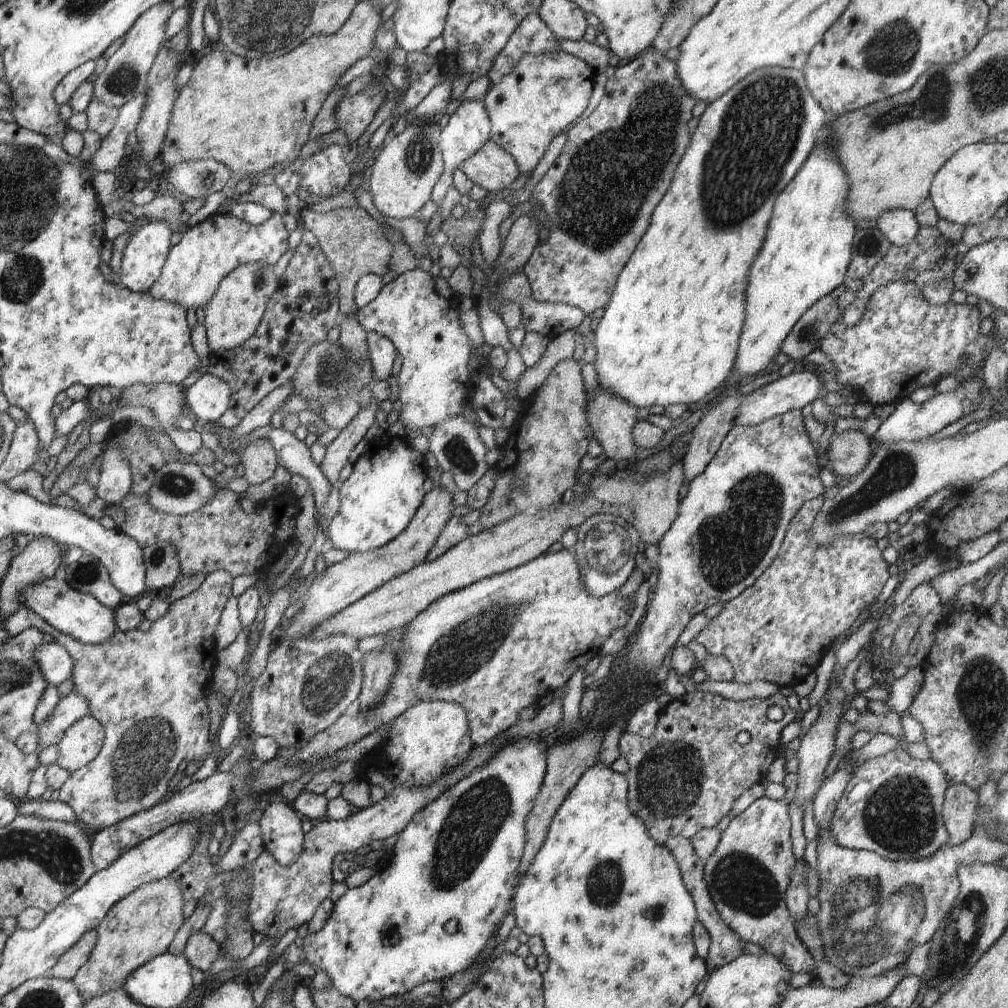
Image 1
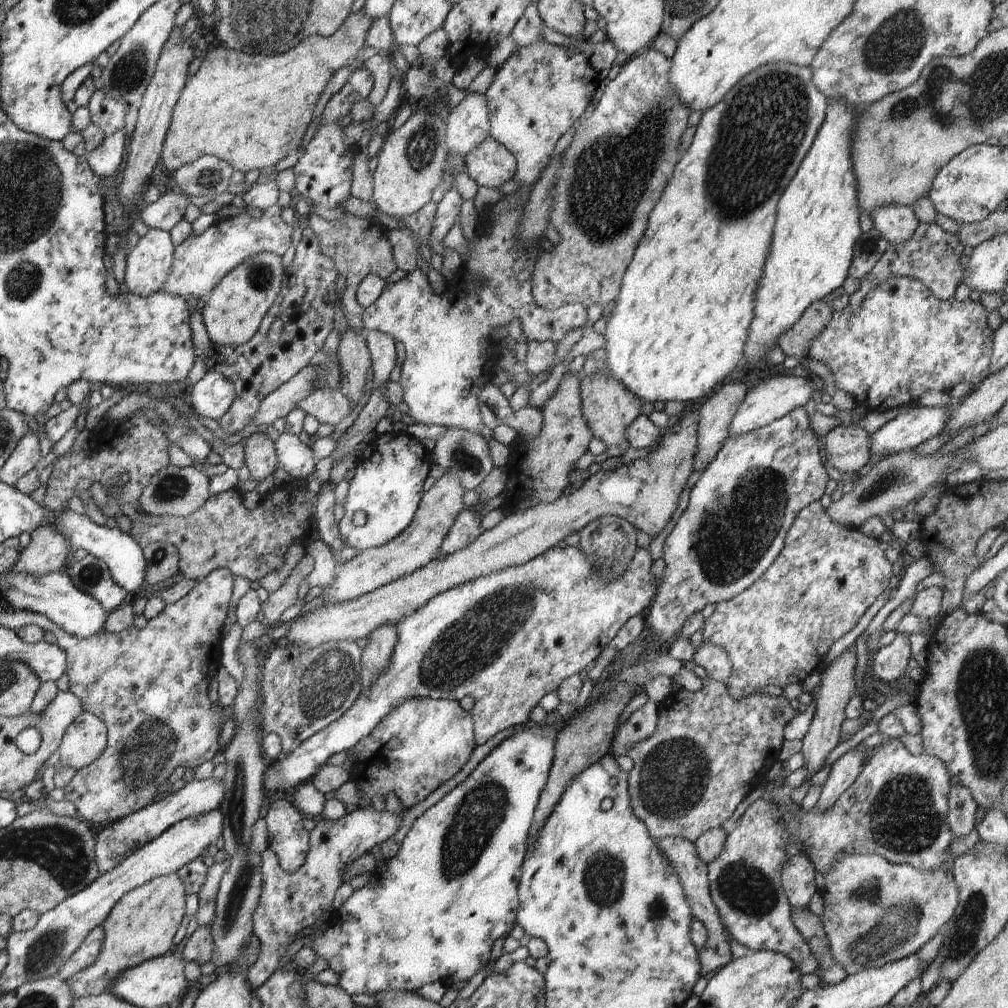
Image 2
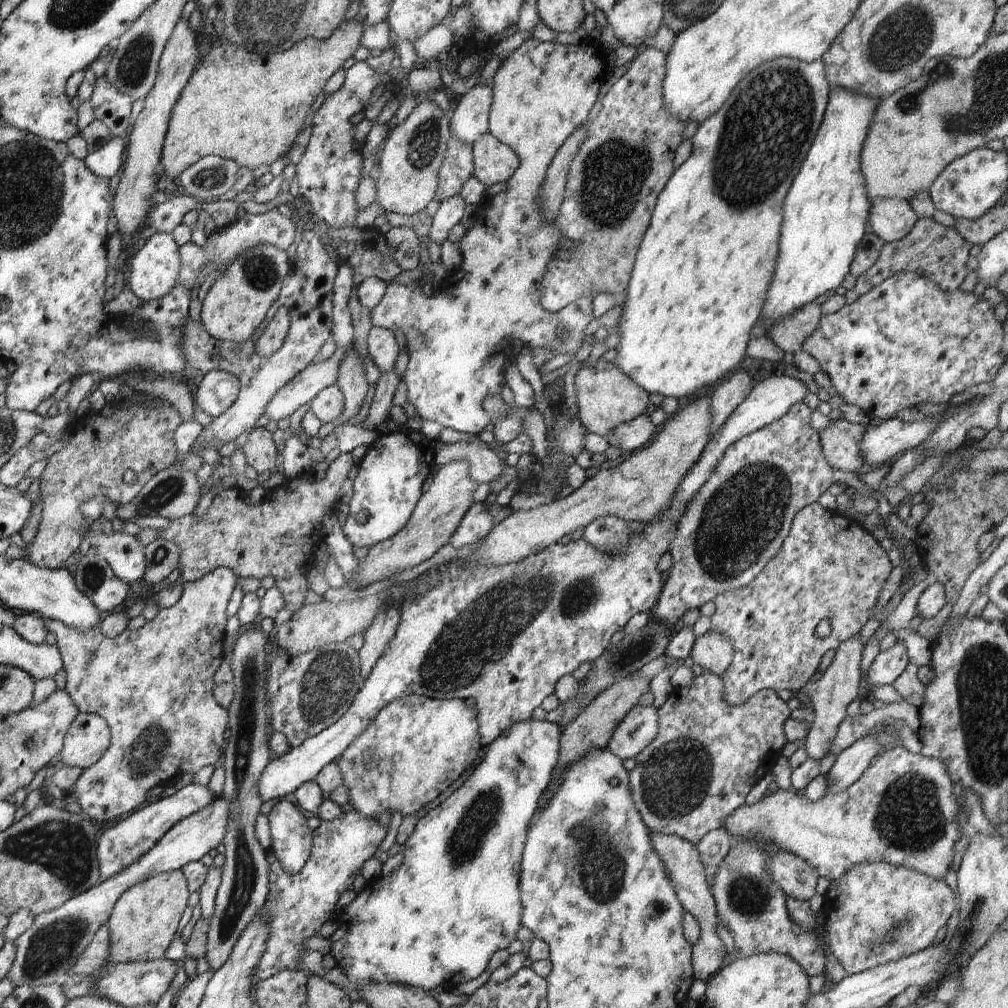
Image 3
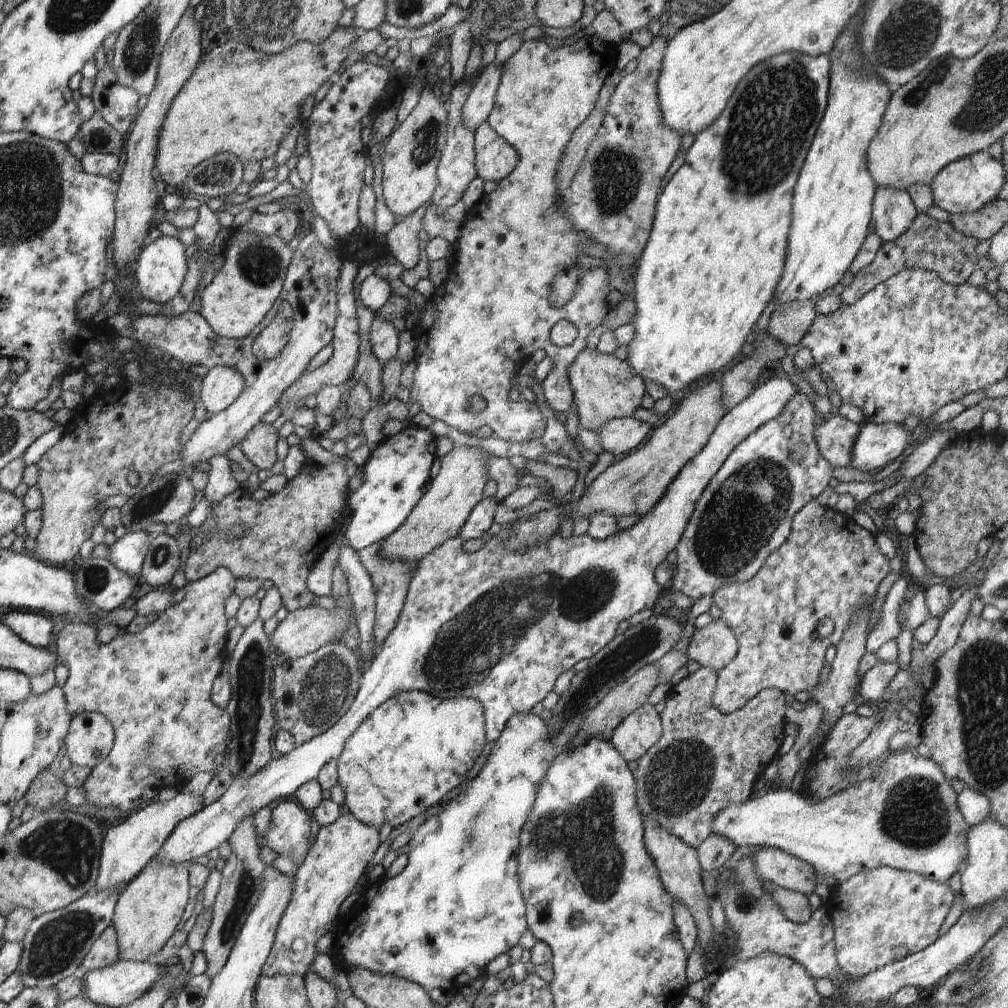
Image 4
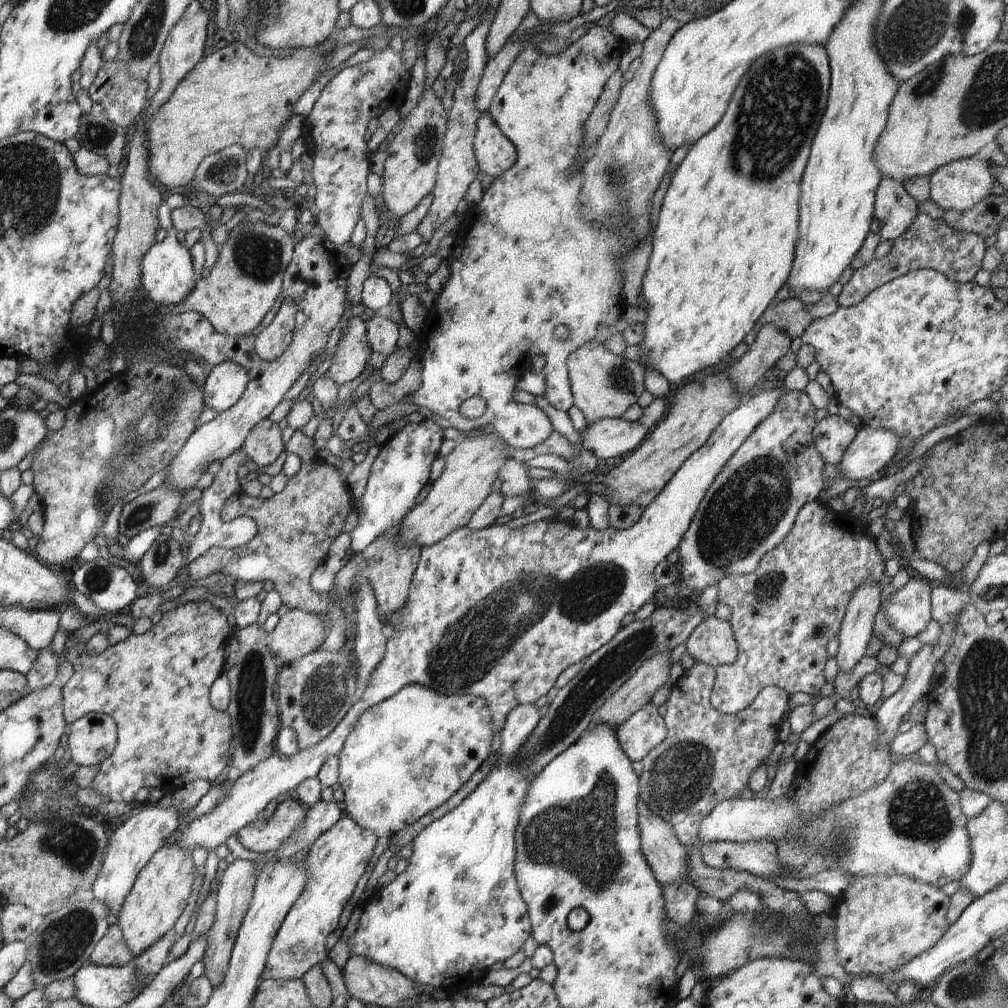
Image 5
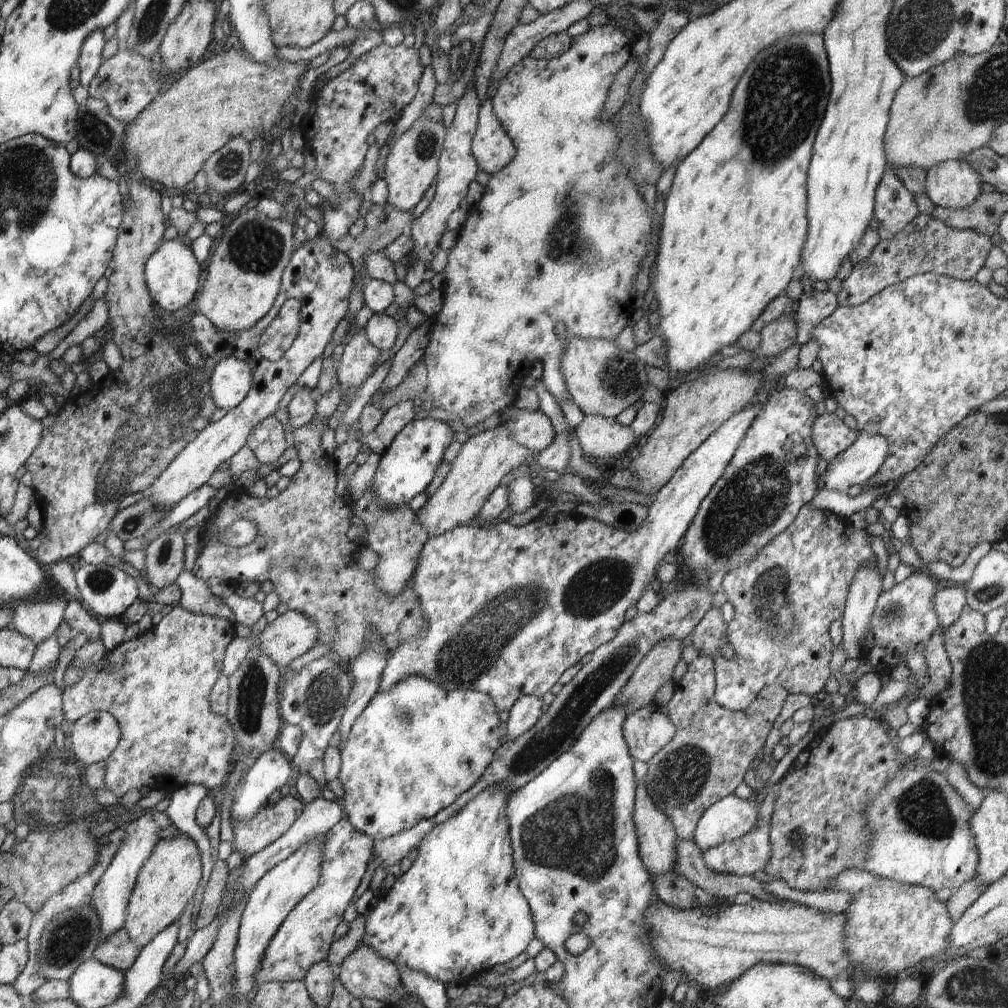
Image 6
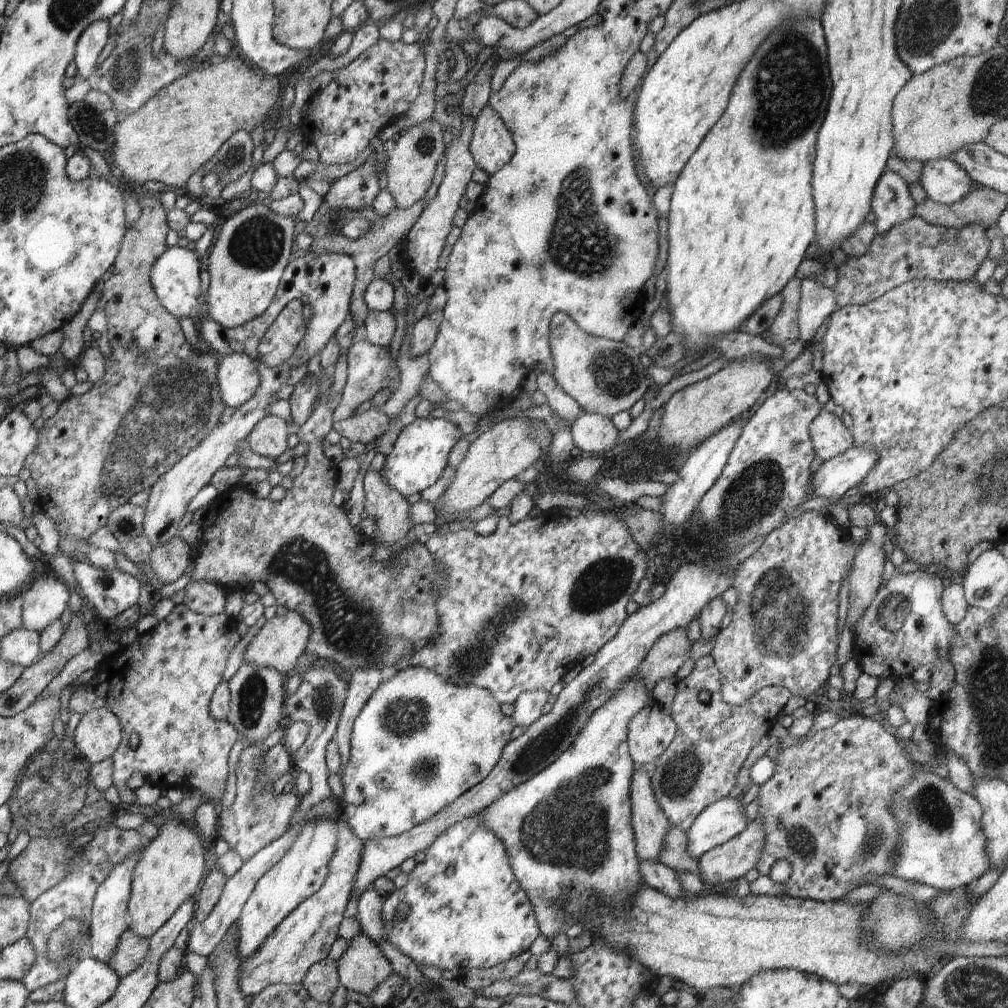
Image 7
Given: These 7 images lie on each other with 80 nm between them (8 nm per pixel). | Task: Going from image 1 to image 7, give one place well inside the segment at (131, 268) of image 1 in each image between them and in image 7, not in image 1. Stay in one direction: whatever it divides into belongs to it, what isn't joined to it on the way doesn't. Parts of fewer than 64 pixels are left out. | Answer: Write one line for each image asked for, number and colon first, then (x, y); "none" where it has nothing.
2: (147, 266)
3: (154, 268)
4: (160, 271)
5: (167, 273)
6: (171, 273)
7: (175, 277)

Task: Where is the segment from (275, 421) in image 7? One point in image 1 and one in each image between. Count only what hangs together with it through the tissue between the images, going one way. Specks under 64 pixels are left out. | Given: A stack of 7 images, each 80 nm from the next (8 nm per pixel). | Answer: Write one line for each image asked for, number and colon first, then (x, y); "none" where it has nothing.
1: (259, 459)
2: (261, 458)
3: (259, 450)
4: (259, 446)
5: (264, 444)
6: (267, 441)

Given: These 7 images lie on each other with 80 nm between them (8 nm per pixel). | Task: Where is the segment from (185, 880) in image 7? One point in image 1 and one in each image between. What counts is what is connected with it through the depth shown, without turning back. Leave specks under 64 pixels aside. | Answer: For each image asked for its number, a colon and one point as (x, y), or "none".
1: (141, 926)
2: (141, 926)
3: (143, 922)
4: (148, 911)
5: (159, 895)
6: (168, 880)

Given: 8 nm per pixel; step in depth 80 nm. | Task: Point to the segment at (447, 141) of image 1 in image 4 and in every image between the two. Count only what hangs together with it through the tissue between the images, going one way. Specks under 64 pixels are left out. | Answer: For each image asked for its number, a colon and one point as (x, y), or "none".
2: (468, 125)
3: (469, 119)
4: (476, 111)

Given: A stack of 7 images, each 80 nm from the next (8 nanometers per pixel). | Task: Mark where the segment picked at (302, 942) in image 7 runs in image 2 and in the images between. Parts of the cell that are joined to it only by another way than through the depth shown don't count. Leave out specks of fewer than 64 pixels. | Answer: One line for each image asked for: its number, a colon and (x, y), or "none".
2: (289, 902)
3: (299, 904)
4: (343, 850)
5: (336, 861)
6: (305, 938)

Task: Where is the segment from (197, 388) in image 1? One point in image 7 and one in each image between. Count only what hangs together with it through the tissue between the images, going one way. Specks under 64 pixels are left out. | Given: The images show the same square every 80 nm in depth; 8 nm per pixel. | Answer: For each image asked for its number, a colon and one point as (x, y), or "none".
2: (210, 398)
3: (219, 389)
4: (222, 386)
5: (228, 381)
6: (229, 384)
7: (237, 378)

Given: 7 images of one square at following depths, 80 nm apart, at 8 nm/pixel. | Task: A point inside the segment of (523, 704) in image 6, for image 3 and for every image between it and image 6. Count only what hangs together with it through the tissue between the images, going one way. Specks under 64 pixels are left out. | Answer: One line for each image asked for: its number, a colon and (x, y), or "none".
3: (436, 921)
4: (457, 905)
5: (456, 910)

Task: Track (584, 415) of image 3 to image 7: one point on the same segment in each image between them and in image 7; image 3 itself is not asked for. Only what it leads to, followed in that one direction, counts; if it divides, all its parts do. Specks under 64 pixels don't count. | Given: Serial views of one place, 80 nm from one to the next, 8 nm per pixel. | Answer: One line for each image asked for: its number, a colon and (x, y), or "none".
4: (604, 388)
5: (603, 385)
6: (602, 380)
7: (605, 377)

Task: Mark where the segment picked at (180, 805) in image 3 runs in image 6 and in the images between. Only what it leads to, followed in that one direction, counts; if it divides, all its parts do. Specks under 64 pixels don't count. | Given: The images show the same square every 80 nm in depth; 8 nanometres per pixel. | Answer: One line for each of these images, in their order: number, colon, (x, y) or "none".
4: (128, 848)
5: (130, 847)
6: (110, 897)

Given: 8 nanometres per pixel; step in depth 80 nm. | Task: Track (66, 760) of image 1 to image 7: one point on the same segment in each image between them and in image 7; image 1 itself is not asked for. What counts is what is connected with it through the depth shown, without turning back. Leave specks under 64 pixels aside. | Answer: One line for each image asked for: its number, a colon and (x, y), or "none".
2: (85, 739)
3: (88, 737)
4: (91, 737)
5: (92, 739)
6: (94, 737)
7: (98, 734)

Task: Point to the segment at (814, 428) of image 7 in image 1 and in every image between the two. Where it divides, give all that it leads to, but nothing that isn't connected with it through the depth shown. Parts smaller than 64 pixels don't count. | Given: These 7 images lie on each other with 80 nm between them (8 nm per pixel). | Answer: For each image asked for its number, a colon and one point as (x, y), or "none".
1: (848, 453)
2: (847, 448)
3: (840, 441)
4: (835, 438)
5: (834, 435)
6: (830, 435)

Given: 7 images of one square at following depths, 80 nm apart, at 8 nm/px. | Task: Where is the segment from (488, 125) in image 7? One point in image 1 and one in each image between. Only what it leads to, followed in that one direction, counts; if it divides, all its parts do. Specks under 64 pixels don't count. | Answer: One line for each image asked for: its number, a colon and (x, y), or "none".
1: (491, 167)
2: (490, 164)
3: (494, 161)
4: (495, 159)
5: (494, 154)
6: (491, 147)

